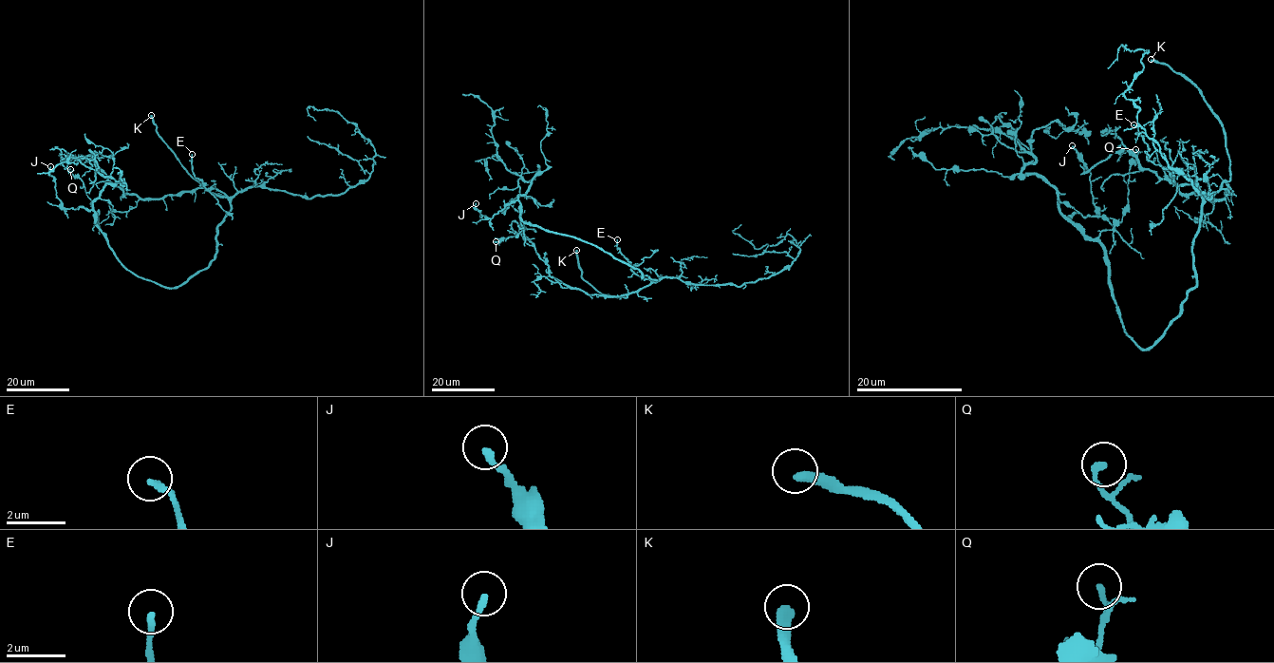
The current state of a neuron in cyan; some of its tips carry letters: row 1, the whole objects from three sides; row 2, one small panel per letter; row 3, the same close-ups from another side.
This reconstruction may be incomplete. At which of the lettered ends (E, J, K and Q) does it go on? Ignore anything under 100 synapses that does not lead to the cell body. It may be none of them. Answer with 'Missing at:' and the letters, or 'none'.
Missing at: K

